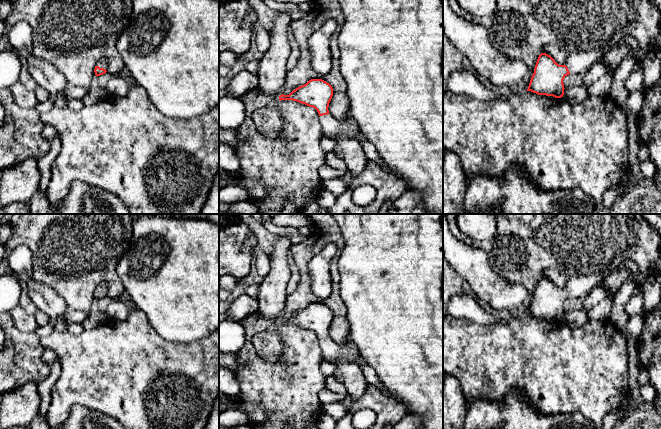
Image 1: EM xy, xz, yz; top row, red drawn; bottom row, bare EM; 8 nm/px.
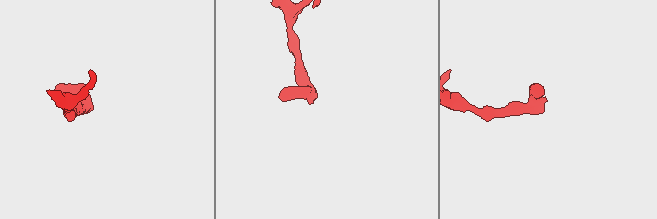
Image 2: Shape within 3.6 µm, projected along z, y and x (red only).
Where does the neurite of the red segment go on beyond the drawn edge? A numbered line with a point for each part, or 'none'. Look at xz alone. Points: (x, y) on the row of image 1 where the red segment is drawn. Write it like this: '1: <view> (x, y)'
1: xz (331, 128)

